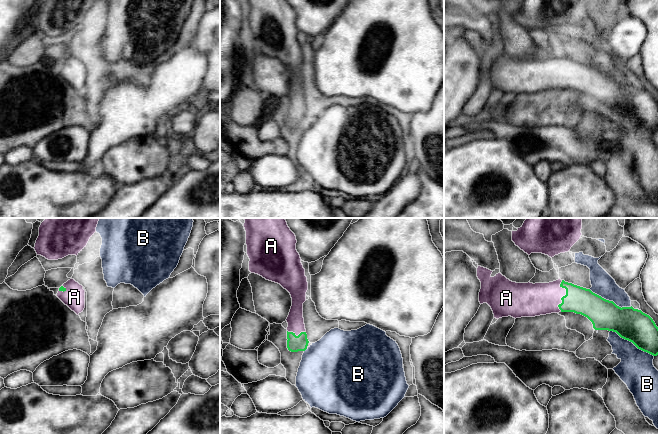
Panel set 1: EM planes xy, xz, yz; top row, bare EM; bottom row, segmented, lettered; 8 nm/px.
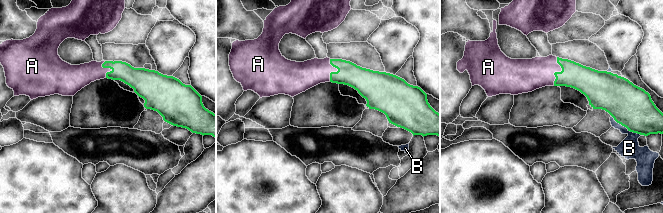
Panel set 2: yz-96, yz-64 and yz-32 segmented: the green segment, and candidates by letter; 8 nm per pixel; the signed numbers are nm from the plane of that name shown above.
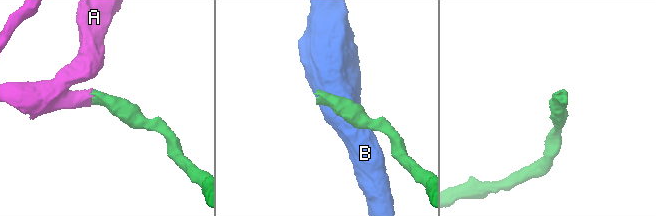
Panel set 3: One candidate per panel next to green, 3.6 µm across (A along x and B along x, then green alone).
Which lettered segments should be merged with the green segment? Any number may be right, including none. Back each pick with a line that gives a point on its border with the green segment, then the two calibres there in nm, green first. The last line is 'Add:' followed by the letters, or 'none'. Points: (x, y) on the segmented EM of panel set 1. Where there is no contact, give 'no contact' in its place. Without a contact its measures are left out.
A: yz (565, 295) | 220/260 nm
Add: A

